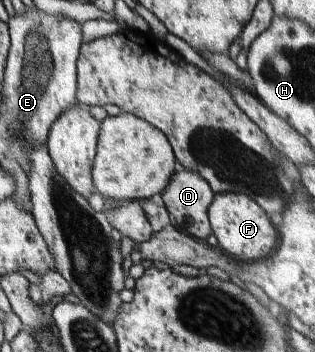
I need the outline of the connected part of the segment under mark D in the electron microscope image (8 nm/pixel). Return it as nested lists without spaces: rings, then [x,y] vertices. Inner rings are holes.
[[[187,169],[174,172],[168,185],[161,191],[161,196],[165,208],[169,211],[170,225],[182,230],[185,234],[196,237],[196,239],[206,239],[213,233],[209,222],[208,208],[215,193],[210,184],[198,172]]]

